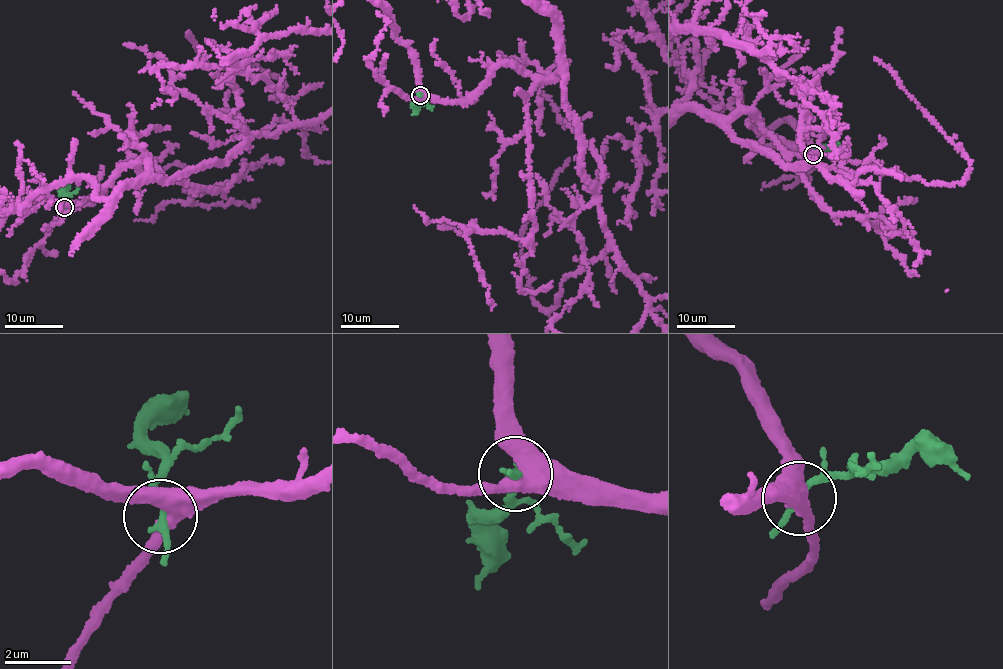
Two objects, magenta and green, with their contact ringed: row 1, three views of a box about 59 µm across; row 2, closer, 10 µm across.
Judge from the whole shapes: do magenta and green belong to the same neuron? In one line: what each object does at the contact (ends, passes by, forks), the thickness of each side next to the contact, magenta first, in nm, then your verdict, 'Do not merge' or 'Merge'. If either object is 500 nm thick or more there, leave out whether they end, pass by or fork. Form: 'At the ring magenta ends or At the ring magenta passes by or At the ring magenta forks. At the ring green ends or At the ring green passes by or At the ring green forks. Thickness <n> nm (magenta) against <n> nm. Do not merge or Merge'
At the ring magenta passes by. At the ring green passes by. Thickness 440 nm (magenta) against 190 nm. Do not merge

